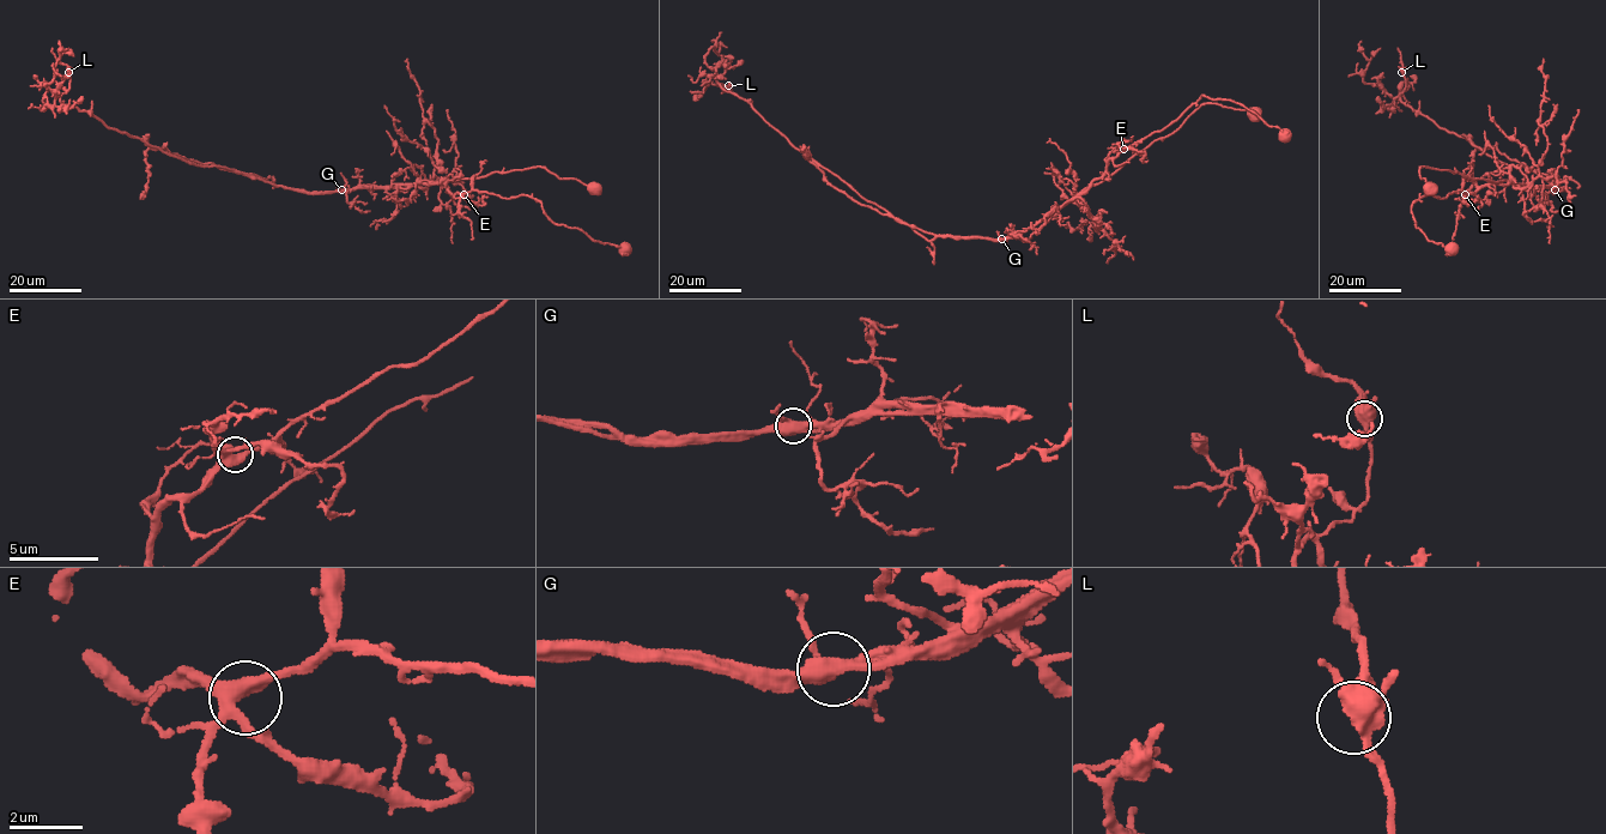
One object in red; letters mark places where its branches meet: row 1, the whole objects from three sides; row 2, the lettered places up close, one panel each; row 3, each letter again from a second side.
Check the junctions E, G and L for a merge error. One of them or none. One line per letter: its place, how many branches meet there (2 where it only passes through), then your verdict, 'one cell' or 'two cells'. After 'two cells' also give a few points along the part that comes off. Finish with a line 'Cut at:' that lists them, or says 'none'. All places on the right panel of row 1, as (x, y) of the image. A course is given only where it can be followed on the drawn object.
E: at (1465, 194); 4 branches meet; one cell
G: at (1555, 189); 4 branches meet; two cells; foreign part runs (1556, 191), (1490, 183), (1474, 194), (1418, 198), (1411, 212), (1416, 228), (1430, 241), (1458, 251)
L: at (1401, 72); 4 branches meet; one cell
Cut at: G

